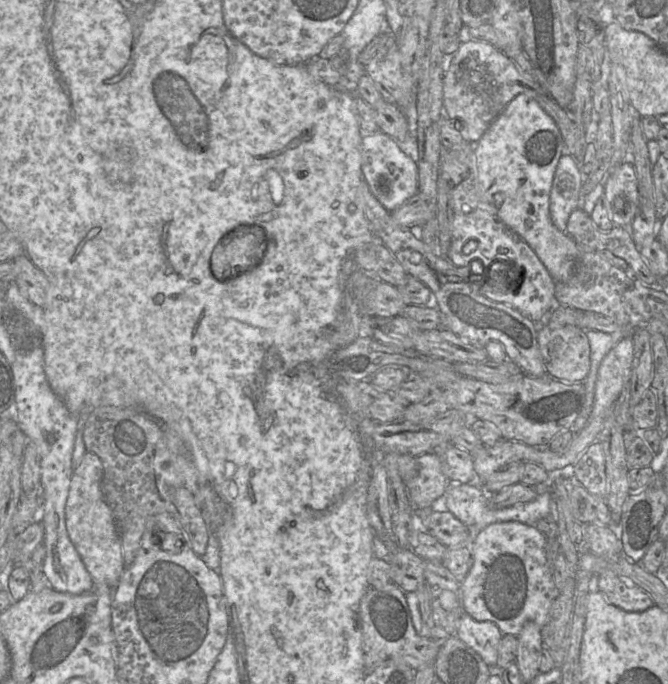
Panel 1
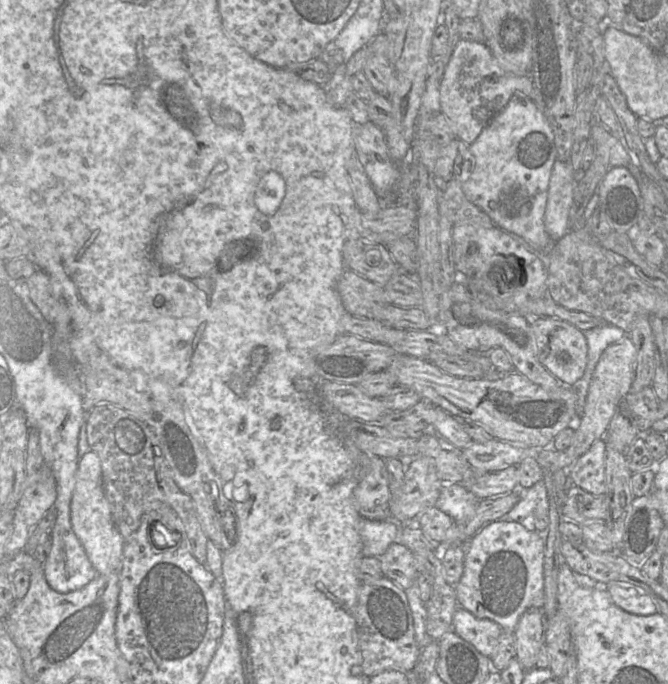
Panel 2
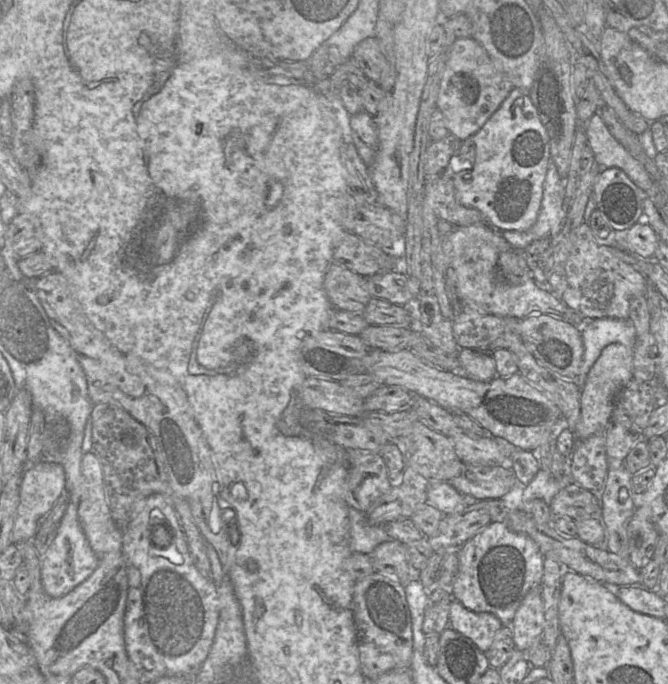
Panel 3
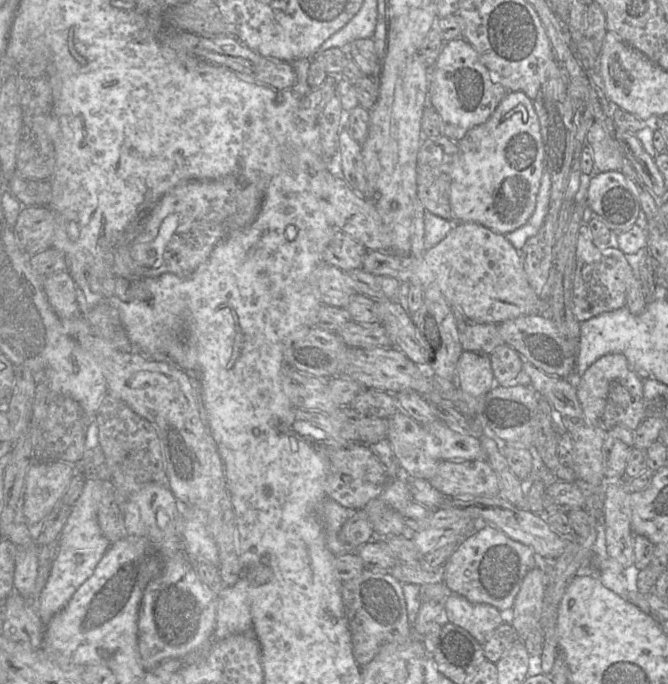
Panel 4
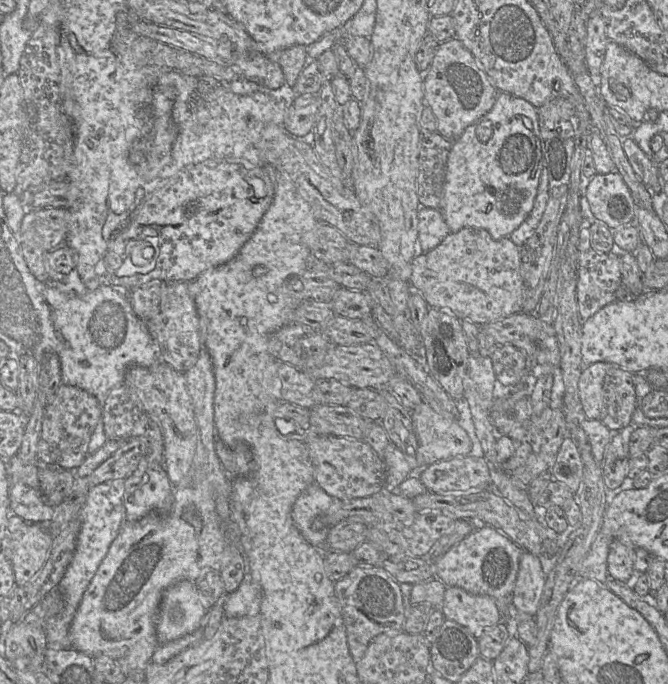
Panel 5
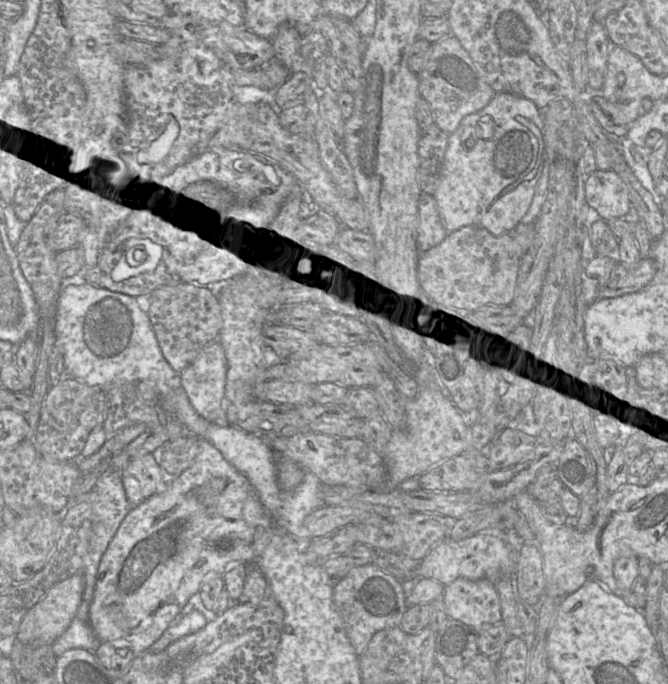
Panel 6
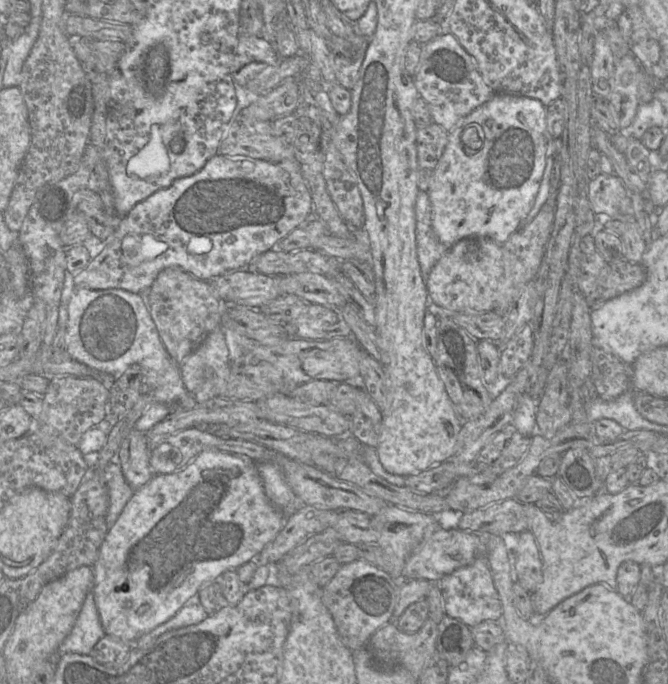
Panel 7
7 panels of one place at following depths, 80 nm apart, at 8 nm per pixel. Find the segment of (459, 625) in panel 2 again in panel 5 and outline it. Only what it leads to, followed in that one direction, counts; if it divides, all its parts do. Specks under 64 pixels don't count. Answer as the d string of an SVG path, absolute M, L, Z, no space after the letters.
M458 586L446 587L440 609L445 619L466 627L476 639L503 621L502 610L493 597L471 594Z

